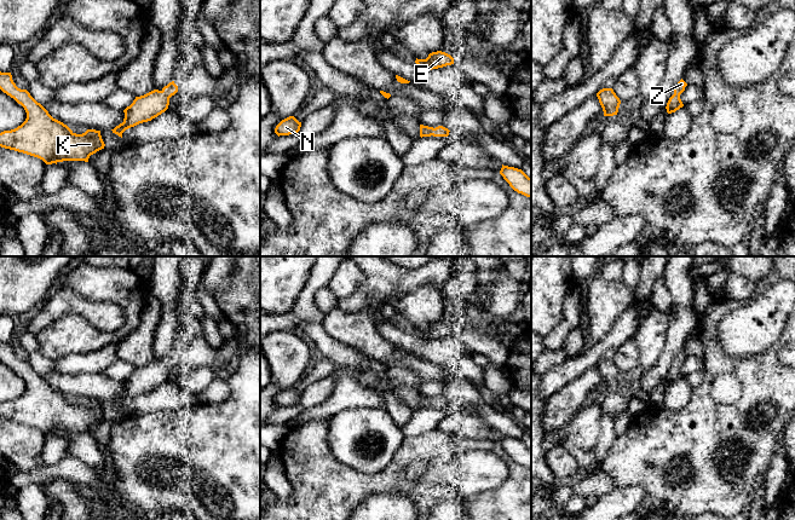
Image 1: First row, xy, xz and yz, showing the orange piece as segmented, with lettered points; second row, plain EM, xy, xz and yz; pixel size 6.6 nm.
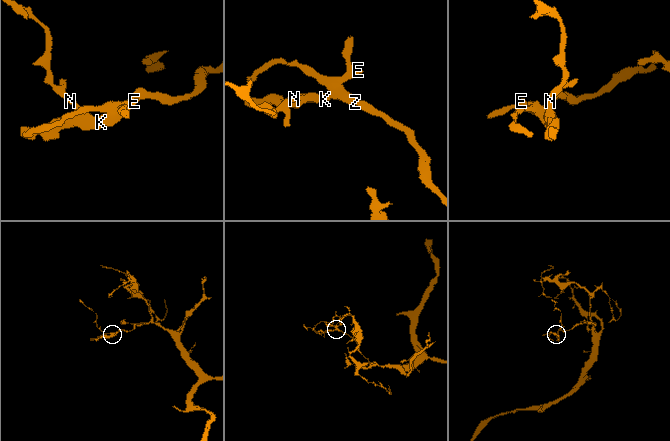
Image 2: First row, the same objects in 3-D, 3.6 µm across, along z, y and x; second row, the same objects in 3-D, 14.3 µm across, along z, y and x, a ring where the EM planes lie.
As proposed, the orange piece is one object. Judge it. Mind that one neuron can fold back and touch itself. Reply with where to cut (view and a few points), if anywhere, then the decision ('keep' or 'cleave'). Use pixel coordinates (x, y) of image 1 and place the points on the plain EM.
no cut; keep

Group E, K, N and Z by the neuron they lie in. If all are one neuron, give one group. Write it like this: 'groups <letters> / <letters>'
groups E K N Z

